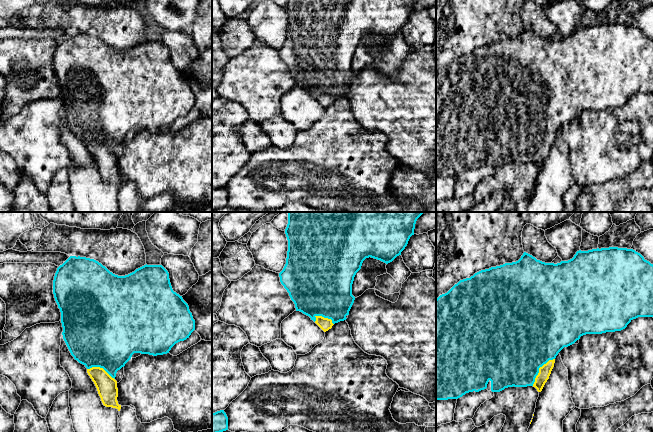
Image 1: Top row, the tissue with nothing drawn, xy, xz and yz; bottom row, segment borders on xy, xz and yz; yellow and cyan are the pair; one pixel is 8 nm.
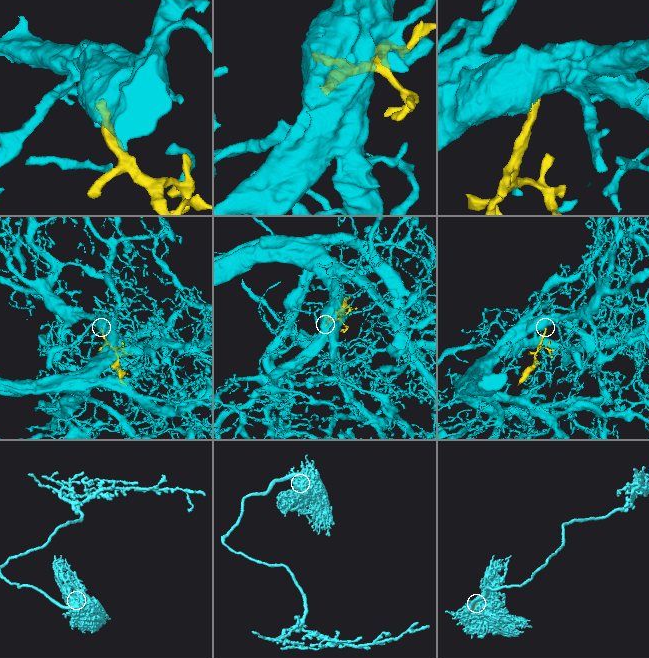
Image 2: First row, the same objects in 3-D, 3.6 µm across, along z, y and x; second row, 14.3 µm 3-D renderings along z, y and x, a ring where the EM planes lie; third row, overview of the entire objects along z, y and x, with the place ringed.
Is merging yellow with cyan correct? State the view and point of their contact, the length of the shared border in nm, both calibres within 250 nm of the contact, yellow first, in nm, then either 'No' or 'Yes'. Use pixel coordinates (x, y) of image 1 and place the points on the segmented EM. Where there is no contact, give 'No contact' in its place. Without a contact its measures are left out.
Touches yellow at yz (539, 369). Shared border 280 nm. Thickness 100 nm (yellow) against 480 nm. Yes

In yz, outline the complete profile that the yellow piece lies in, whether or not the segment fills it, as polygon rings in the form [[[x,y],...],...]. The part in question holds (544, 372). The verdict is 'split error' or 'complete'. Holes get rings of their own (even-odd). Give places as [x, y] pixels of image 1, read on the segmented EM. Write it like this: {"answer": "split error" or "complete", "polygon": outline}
{"answer": "split error", "polygon": [[[609,247],[609,248],[597,248],[588,251],[577,251],[574,257],[568,261],[561,261],[560,263],[545,263],[537,260],[532,255],[524,252],[521,258],[512,263],[505,263],[500,266],[491,267],[489,269],[481,270],[475,273],[470,278],[460,280],[455,284],[447,293],[440,295],[436,299],[436,400],[448,400],[448,399],[458,399],[469,392],[479,392],[487,388],[487,384],[491,382],[491,391],[500,392],[508,387],[527,387],[533,386],[538,392],[541,392],[545,383],[549,379],[551,371],[554,367],[555,358],[558,353],[564,348],[574,344],[581,336],[586,334],[602,334],[606,332],[621,331],[627,327],[627,325],[638,317],[653,317],[653,264],[645,260],[644,257],[633,249]]]}

